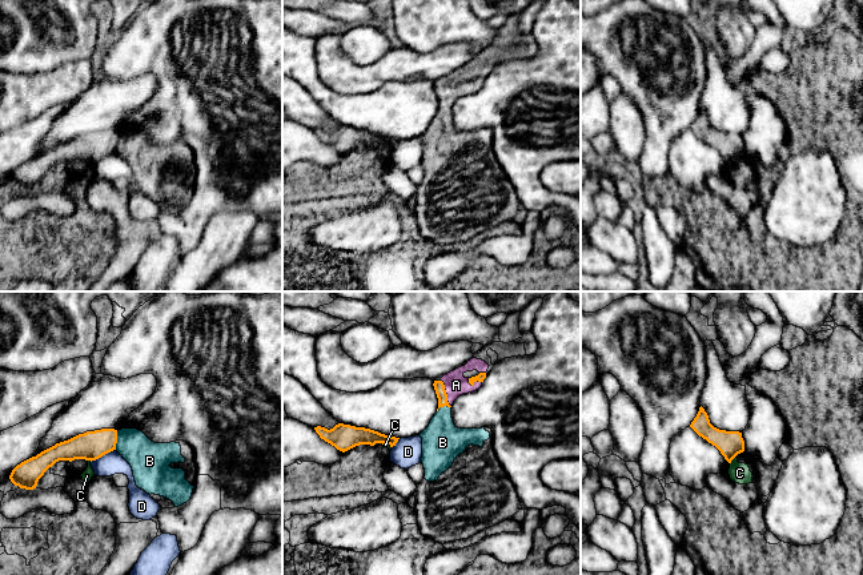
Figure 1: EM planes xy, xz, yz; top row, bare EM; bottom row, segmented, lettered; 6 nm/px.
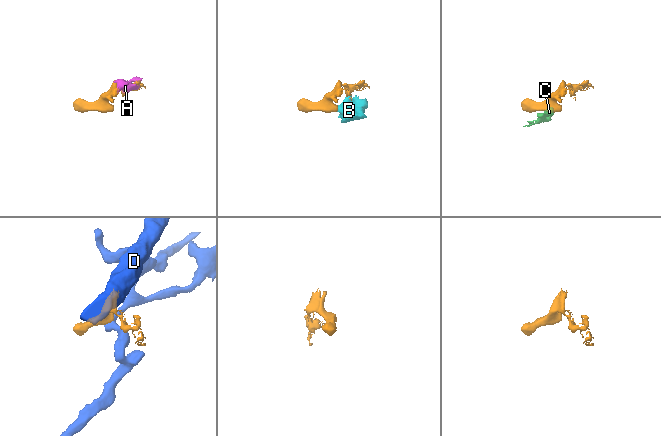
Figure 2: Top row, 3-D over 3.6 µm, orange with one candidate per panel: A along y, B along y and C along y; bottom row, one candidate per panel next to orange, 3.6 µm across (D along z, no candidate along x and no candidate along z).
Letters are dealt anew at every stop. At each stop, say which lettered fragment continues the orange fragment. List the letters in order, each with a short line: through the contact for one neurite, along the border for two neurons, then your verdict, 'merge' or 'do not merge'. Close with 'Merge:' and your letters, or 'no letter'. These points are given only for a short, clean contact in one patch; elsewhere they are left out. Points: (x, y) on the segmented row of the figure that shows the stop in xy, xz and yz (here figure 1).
A: merge
B: merge
C: line yz (735, 455), (730, 463); do not merge
D: line xy (115, 449), (91, 462); do not merge
Merge: A, B

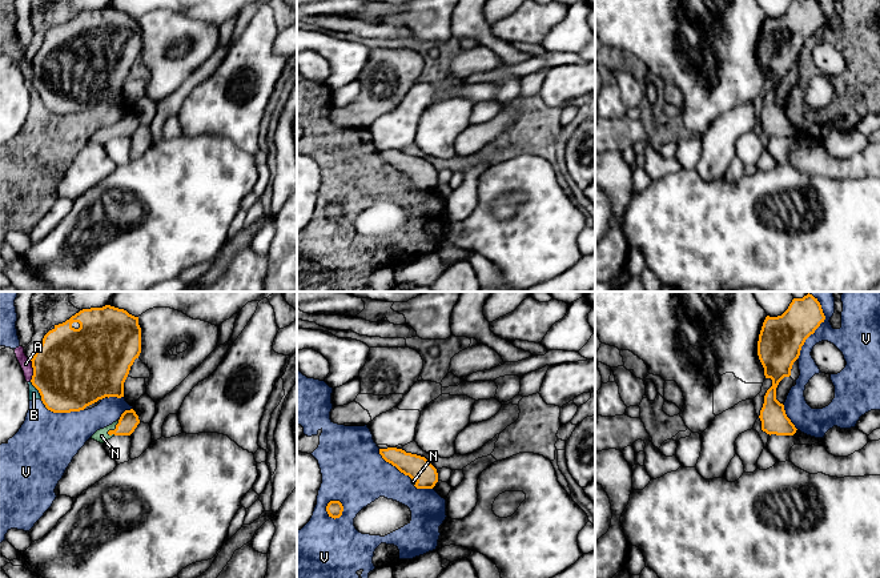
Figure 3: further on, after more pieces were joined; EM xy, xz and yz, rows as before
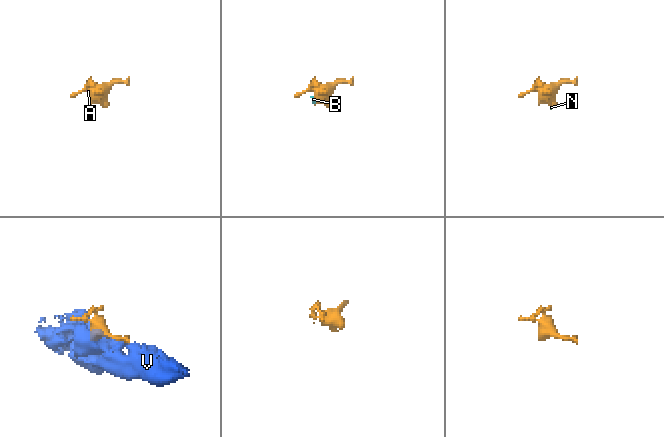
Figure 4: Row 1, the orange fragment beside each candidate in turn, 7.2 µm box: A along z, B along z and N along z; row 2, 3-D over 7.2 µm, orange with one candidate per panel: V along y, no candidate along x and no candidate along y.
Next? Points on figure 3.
A: line xy (29, 360), (32, 368), (31, 381); do not merge
B: do not merge
N: line xy (128, 421), (115, 429), (101, 436); merge
V: do not merge
Merge: N

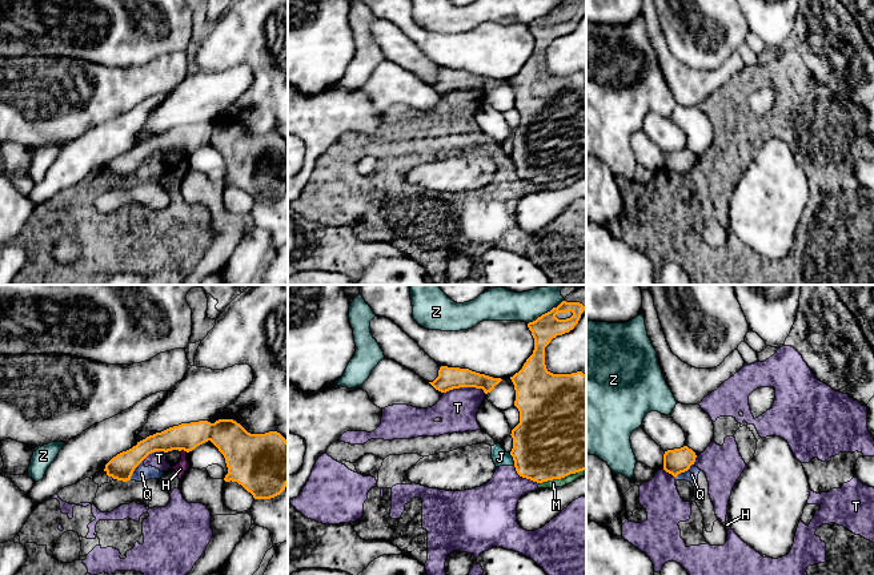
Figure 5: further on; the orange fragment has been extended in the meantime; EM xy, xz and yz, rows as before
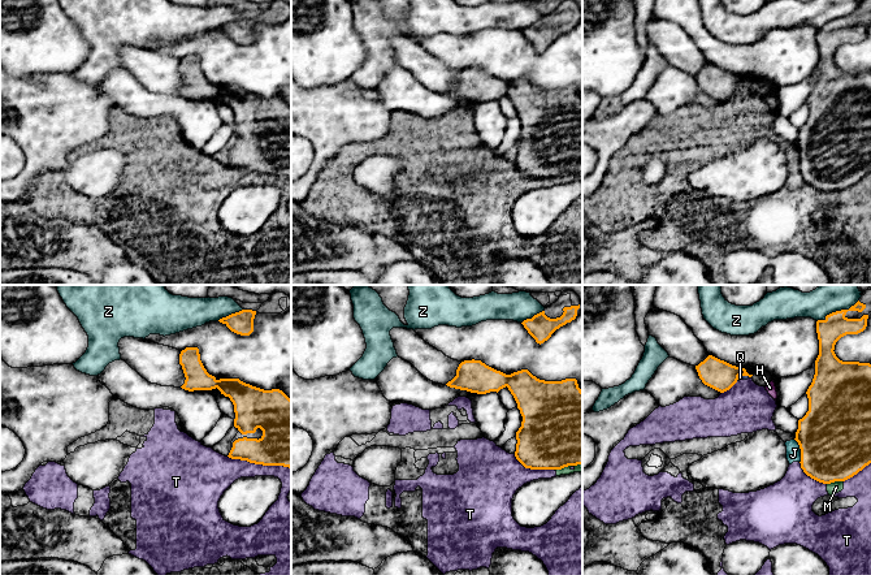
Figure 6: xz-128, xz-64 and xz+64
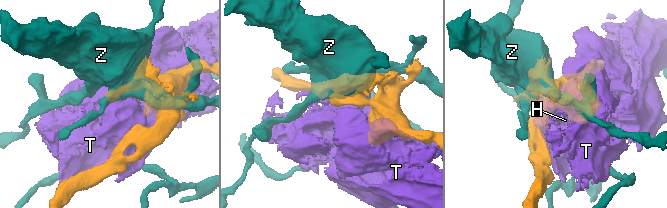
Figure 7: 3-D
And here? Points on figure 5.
H: line xy (180, 450), (187, 451); do not merge
J: line xz (509, 453), (514, 465); do not merge
M: do not merge
Q: line xy (144, 458), (129, 479); do not merge
T: do not merge
Z: do not merge
Merge: no letter

